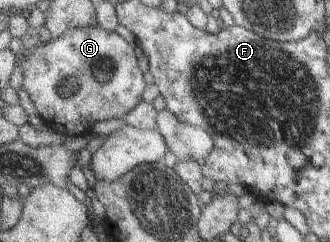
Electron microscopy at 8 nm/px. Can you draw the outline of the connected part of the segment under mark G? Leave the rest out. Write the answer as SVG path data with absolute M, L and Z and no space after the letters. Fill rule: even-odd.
M102 26L80 27L69 30L59 39L39 44L29 58L22 59L23 86L31 92L32 100L44 118L47 127L63 135L81 136L92 132L94 124L110 118L124 118L131 110L144 102L148 88L146 74L140 68L136 48L118 32Z

